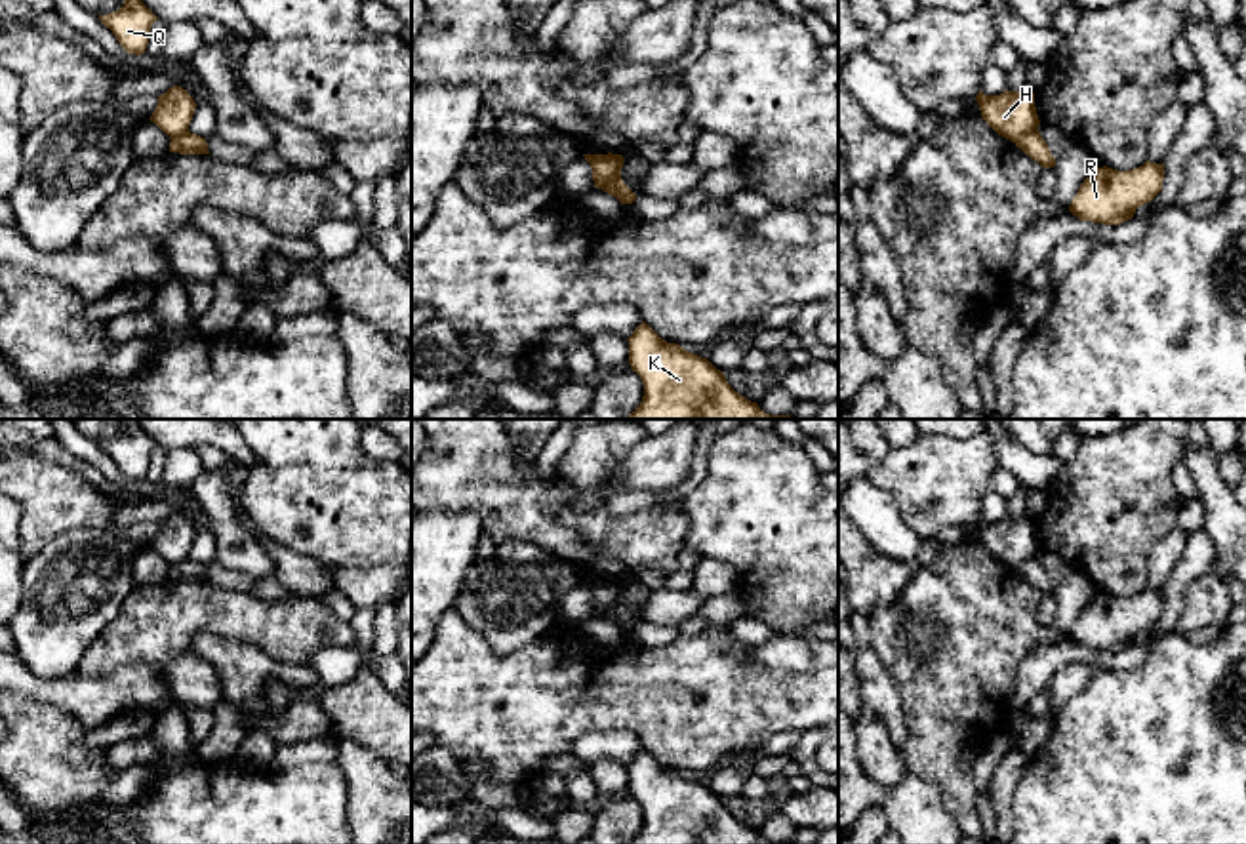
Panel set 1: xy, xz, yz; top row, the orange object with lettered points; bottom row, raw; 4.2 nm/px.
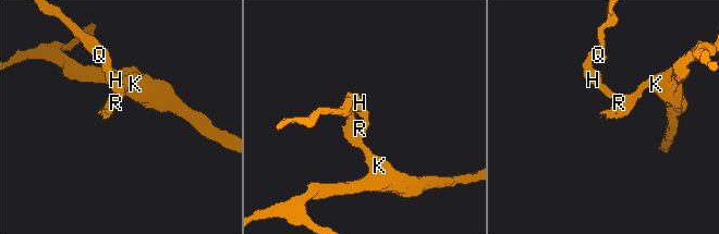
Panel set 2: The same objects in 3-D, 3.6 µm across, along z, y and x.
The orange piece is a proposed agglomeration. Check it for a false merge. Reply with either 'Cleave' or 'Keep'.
Cleave

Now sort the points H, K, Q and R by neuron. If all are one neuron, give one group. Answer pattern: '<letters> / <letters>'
H Q / K R

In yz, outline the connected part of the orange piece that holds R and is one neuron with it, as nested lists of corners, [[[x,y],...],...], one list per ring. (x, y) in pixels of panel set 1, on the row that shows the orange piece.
[[[1147,160],[1143,166],[1126,171],[1107,166],[1095,168],[1080,185],[1069,211],[1080,221],[1120,225],[1162,191],[1162,181],[1164,162]]]

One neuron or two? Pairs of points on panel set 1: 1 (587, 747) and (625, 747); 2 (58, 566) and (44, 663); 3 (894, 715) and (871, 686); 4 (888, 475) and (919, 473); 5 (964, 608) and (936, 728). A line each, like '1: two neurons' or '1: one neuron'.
1: one neuron
2: one neuron
3: one neuron
4: one neuron
5: one neuron

